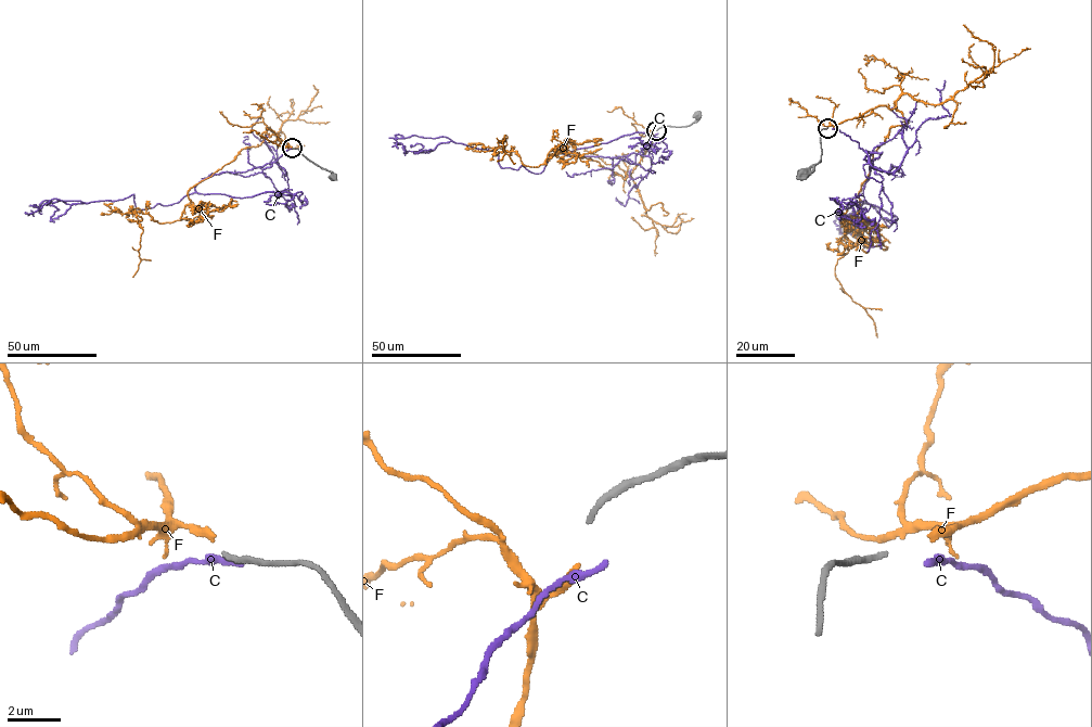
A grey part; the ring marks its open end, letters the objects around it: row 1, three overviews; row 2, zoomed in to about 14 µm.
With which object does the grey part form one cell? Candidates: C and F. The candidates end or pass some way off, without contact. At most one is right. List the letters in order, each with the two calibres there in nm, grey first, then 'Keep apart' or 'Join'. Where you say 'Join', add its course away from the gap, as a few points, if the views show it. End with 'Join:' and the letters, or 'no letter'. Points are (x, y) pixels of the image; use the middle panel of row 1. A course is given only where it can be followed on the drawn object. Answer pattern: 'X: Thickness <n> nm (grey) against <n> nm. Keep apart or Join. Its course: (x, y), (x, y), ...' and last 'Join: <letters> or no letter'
C: Thickness 190 nm (grey) against 240 nm. Keep apart
F: Thickness 190 nm (grey) against 320 nm. Join. Its course: (656, 134), (625, 179), (554, 150), (537, 167), (524, 165), (516, 151), (498, 144), (505, 135), (497, 161)
Join: F

